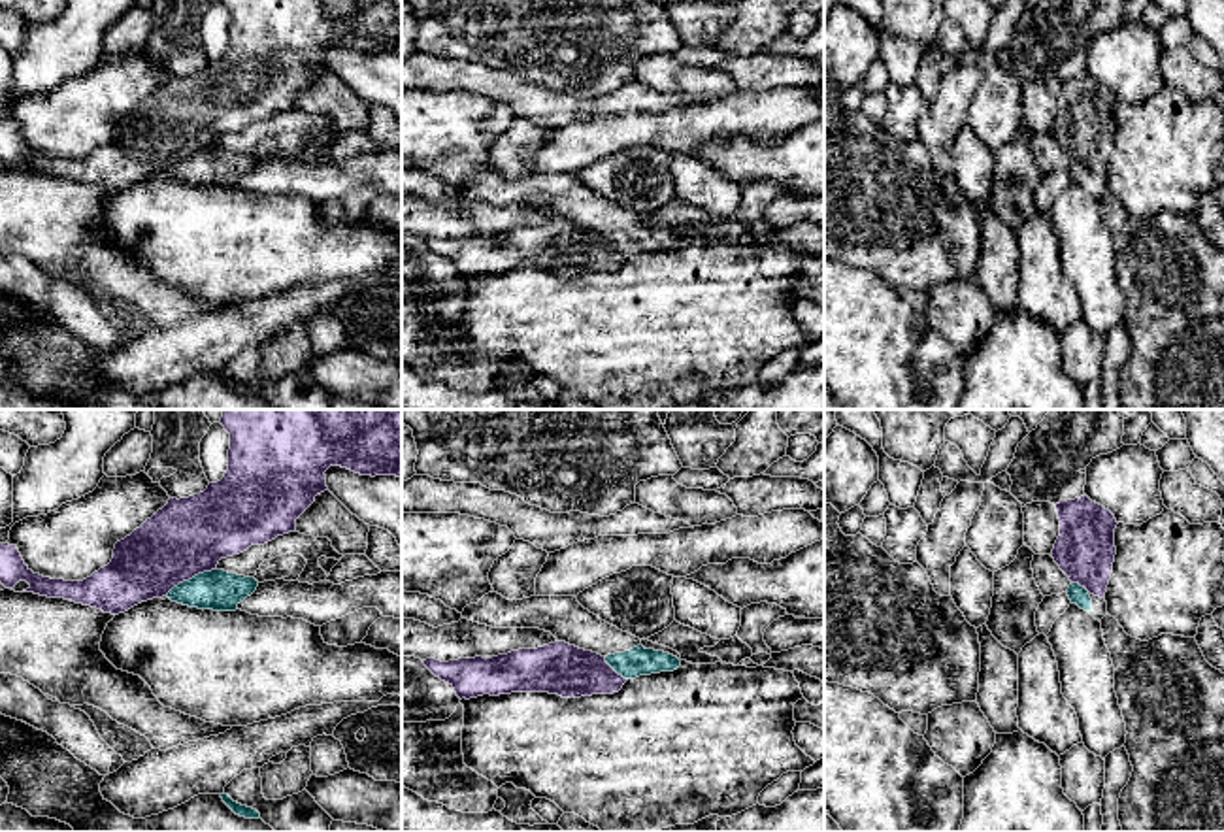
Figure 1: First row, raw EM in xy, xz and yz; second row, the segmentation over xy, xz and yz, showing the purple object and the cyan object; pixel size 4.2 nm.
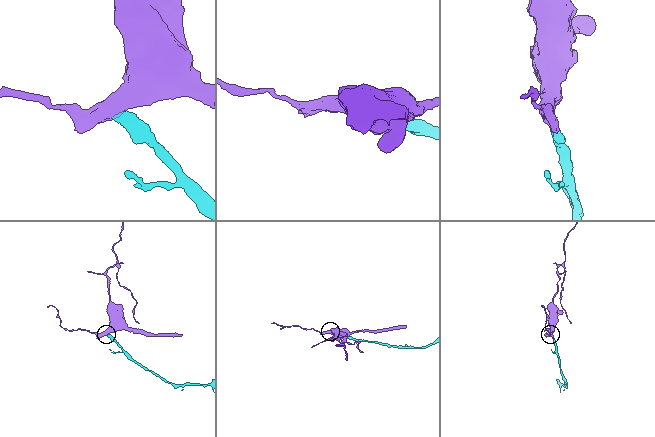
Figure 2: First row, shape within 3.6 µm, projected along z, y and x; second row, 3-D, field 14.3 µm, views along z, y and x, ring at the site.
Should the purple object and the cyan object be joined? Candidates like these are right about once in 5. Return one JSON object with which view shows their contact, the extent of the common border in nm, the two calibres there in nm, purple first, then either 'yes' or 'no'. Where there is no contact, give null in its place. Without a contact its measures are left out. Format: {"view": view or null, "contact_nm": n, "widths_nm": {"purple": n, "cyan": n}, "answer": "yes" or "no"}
{"view": "xy", "contact_nm": 260, "widths_nm": {"purple": 320, "cyan": 170}, "answer": "no"}

